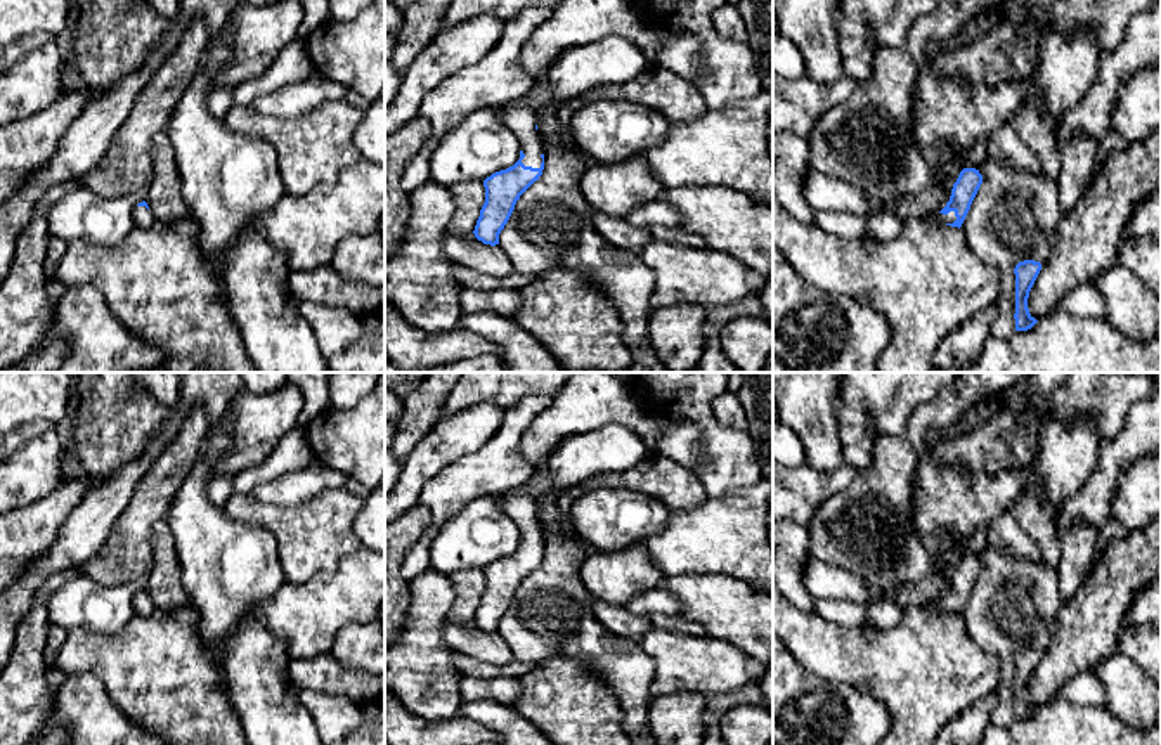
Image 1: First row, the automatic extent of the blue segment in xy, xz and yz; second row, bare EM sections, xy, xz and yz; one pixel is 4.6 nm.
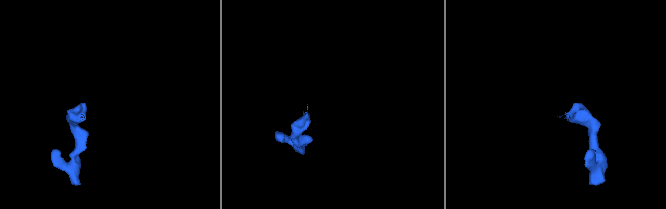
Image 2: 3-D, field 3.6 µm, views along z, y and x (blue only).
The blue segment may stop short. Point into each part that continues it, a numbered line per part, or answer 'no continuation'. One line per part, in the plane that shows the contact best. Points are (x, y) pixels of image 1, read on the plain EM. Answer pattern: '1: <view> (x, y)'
1: xz (518, 505)

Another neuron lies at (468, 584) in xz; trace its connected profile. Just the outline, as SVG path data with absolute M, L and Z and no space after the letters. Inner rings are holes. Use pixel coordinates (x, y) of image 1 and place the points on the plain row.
M466 568L447 575L454 587L454 603L447 613L451 624L471 622L485 591L483 568Z

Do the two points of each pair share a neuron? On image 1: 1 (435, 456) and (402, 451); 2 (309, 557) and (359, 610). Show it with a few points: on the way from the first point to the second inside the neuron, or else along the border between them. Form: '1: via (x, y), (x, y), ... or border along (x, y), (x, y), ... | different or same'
1: border along (437, 423), (402, 463) | different
2: border along (357, 550), (331, 570), (300, 583), (286, 579) | different

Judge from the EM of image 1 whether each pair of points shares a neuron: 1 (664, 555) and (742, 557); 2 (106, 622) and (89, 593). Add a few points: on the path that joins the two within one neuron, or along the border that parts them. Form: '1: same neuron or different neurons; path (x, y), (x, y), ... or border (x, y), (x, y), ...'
1: same neuron; path (683, 555), (723, 555)
2: same neuron; path (106, 615), (90, 600)

